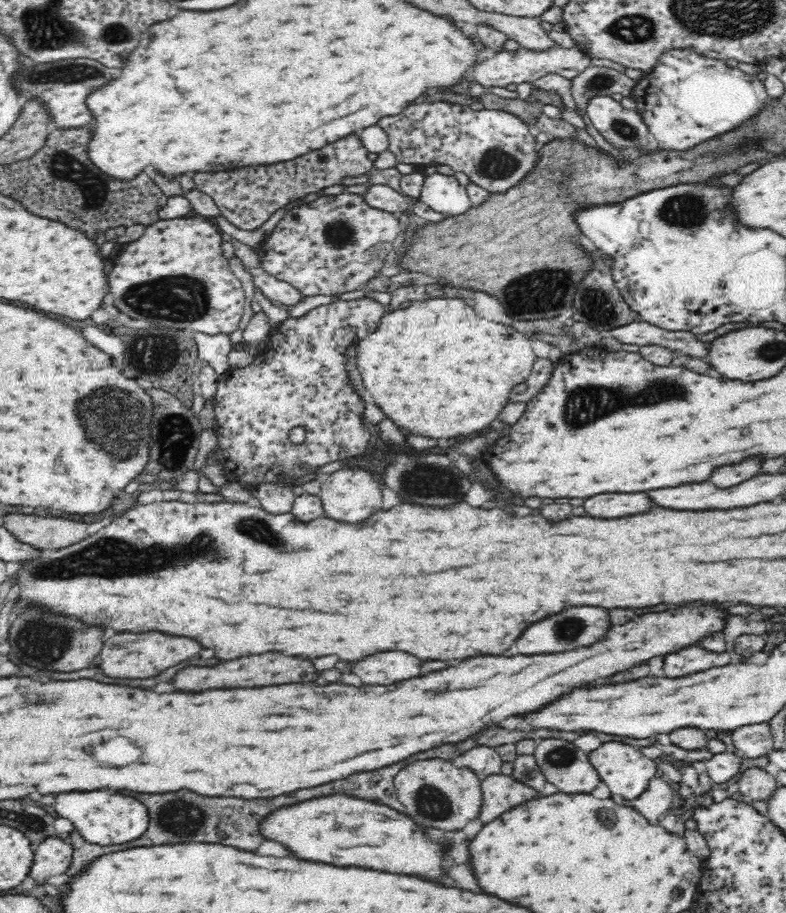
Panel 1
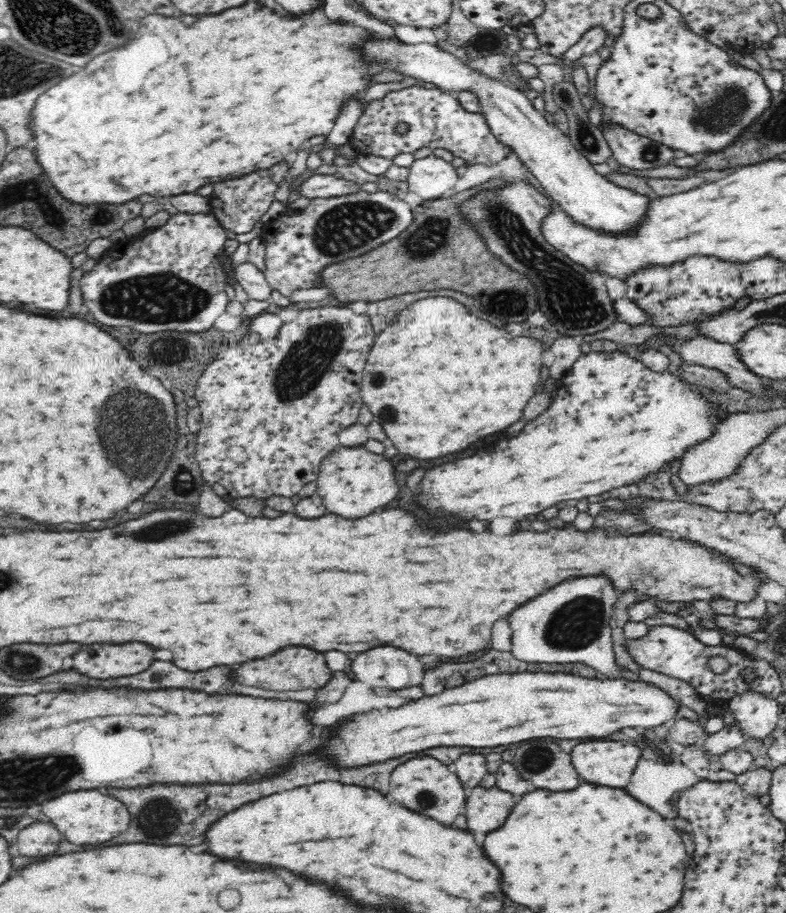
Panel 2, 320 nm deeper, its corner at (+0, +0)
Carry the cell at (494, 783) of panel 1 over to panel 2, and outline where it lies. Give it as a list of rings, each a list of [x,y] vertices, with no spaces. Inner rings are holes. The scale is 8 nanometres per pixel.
[[[496,785],[492,788],[484,788],[484,786],[472,788],[465,804],[468,830],[490,832],[500,828],[518,800],[520,796],[501,790]]]

